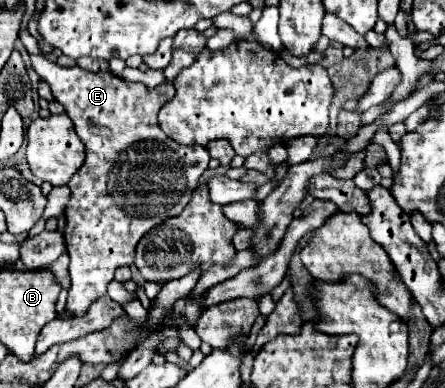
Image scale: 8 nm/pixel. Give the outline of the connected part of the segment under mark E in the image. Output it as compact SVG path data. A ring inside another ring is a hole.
M29 54L33 70L51 87L53 98L65 108L67 116L75 124L75 132L85 144L87 158L85 164L69 180L71 198L65 208L67 228L63 232L67 242L67 252L71 256L71 290L67 298L67 310L73 316L87 312L93 300L107 294L107 284L113 280L115 268L123 264L133 264L135 246L143 234L147 234L157 224L167 218L179 216L179 212L189 204L193 190L197 188L199 176L207 170L209 154L203 146L181 146L167 138L157 124L157 114L163 104L175 96L171 82L163 82L155 88L147 88L141 82L125 82L111 72L87 72L79 66L63 68L41 54Z

